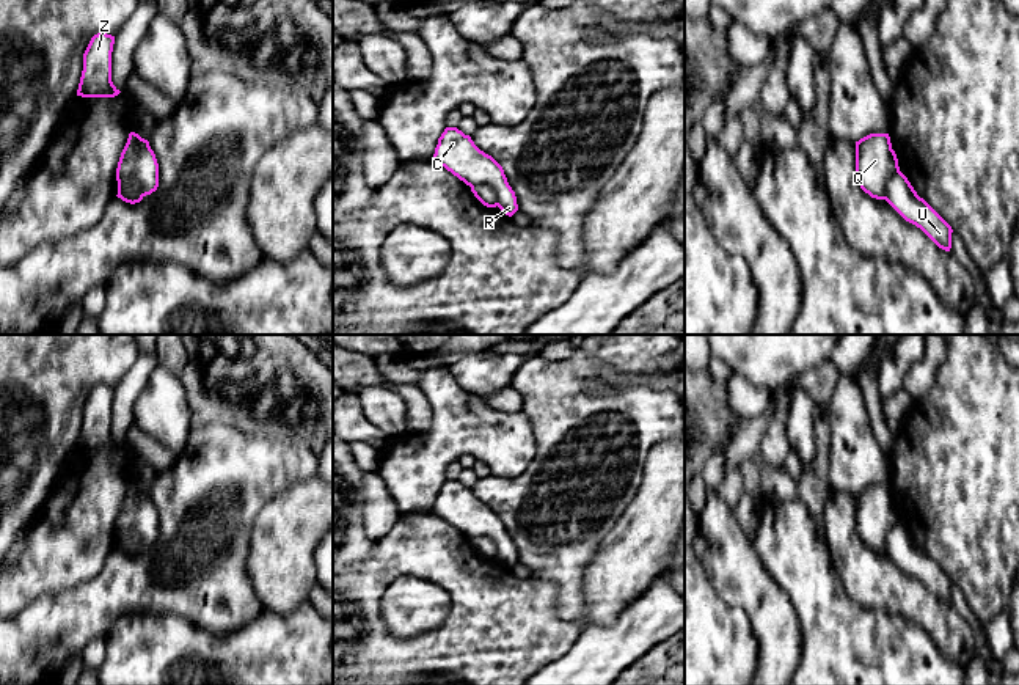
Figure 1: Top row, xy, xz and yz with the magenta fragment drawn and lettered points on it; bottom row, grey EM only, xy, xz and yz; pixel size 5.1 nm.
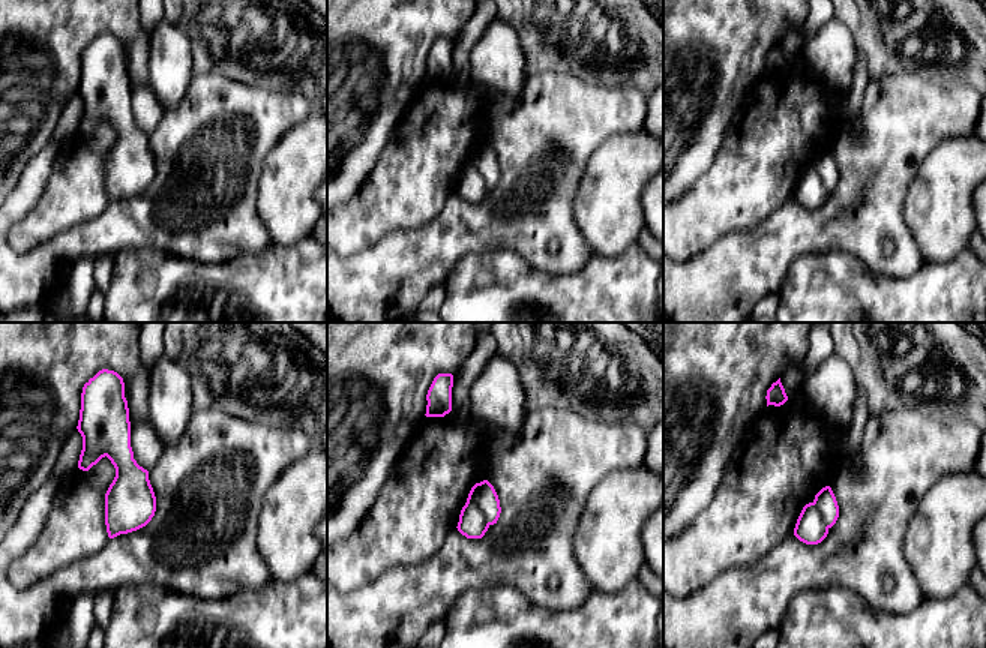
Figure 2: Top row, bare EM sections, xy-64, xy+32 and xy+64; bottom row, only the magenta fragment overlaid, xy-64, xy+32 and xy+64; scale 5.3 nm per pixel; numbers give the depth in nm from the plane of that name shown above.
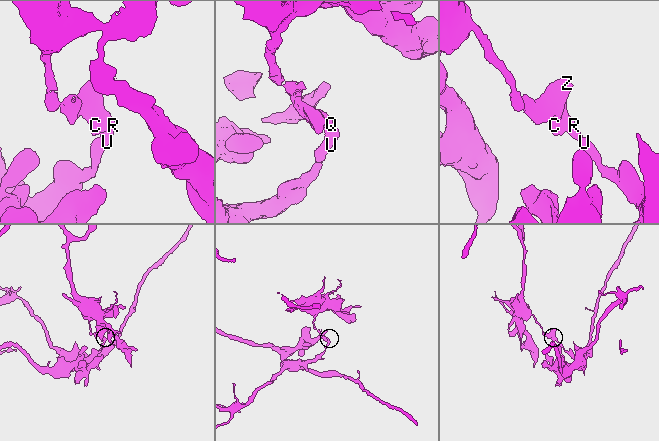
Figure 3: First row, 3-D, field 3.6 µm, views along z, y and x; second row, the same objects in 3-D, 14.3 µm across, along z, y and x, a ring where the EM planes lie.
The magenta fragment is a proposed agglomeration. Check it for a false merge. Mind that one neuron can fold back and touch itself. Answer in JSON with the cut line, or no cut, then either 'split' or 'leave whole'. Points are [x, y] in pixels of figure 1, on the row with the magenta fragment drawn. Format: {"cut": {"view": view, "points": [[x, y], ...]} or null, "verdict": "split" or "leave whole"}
{"cut": {"view": "xy", "points": [[143, 194], [140, 186], [132, 178], [127, 178], [116, 195]]}, "verdict": "split"}

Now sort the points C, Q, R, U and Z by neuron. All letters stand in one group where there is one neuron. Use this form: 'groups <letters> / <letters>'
groups C Q R Z / U

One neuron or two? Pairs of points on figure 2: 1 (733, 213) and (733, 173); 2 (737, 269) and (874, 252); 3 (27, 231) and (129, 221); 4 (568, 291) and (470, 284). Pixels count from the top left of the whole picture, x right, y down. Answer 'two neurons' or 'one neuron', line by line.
1: one neuron
2: one neuron
3: two neurons
4: one neuron

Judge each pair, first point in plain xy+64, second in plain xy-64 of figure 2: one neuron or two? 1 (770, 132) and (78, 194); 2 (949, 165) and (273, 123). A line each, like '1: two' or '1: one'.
1: one
2: two

